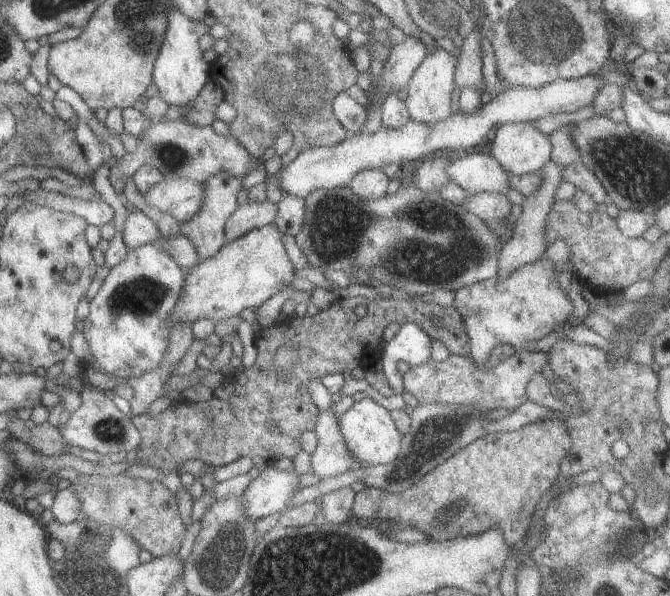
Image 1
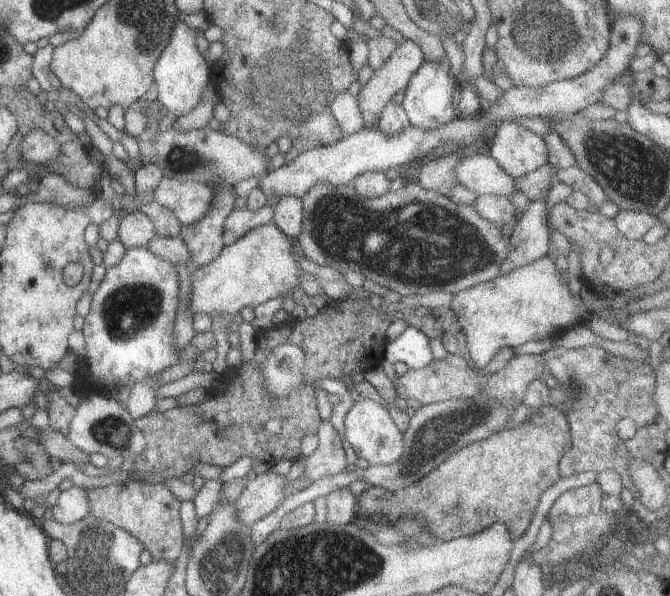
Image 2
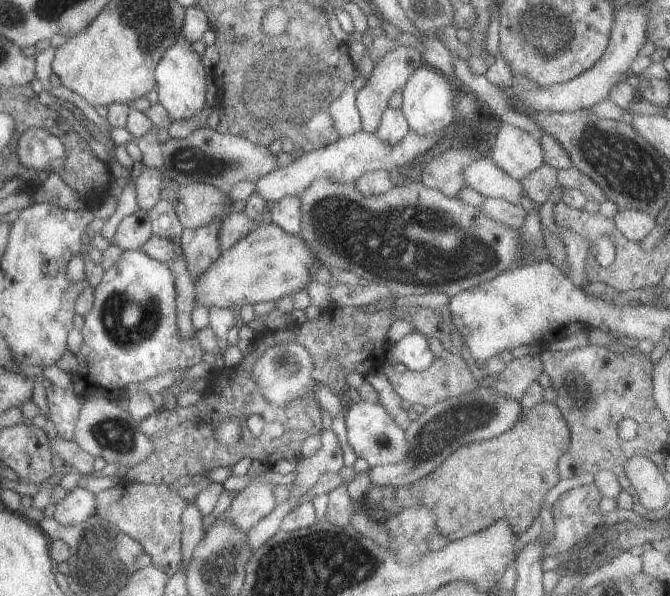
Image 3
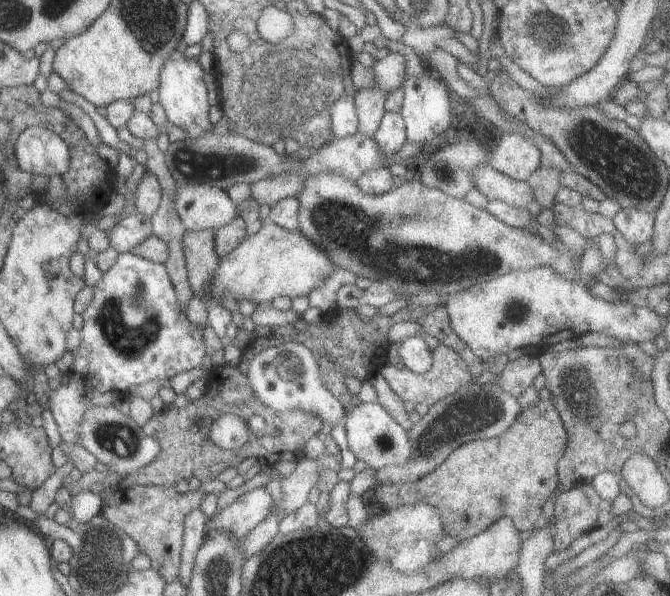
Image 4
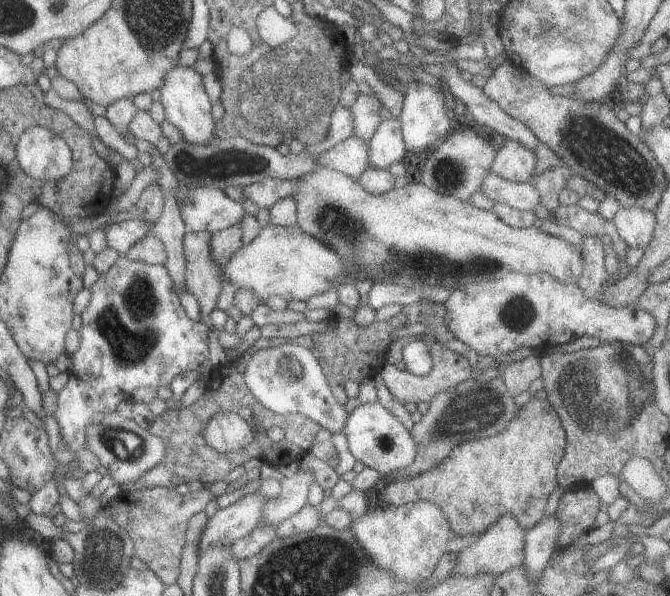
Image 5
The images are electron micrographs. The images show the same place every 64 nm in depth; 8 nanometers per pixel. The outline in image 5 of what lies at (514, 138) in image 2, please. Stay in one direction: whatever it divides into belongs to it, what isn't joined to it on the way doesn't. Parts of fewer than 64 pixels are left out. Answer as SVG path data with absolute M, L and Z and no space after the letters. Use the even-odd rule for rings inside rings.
M506 139L497 150L490 165L490 172L515 183L526 183L532 176L536 155L521 143Z

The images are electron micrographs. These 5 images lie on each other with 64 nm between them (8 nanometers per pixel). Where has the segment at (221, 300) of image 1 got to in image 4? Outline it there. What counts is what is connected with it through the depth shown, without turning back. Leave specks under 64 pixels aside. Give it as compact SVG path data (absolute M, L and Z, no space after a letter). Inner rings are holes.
M263 222L251 235L245 235L230 252L218 258L206 285L209 299L219 301L229 296L235 301L267 304L276 297L306 296L324 283L335 267L298 231L287 231L275 224Z

